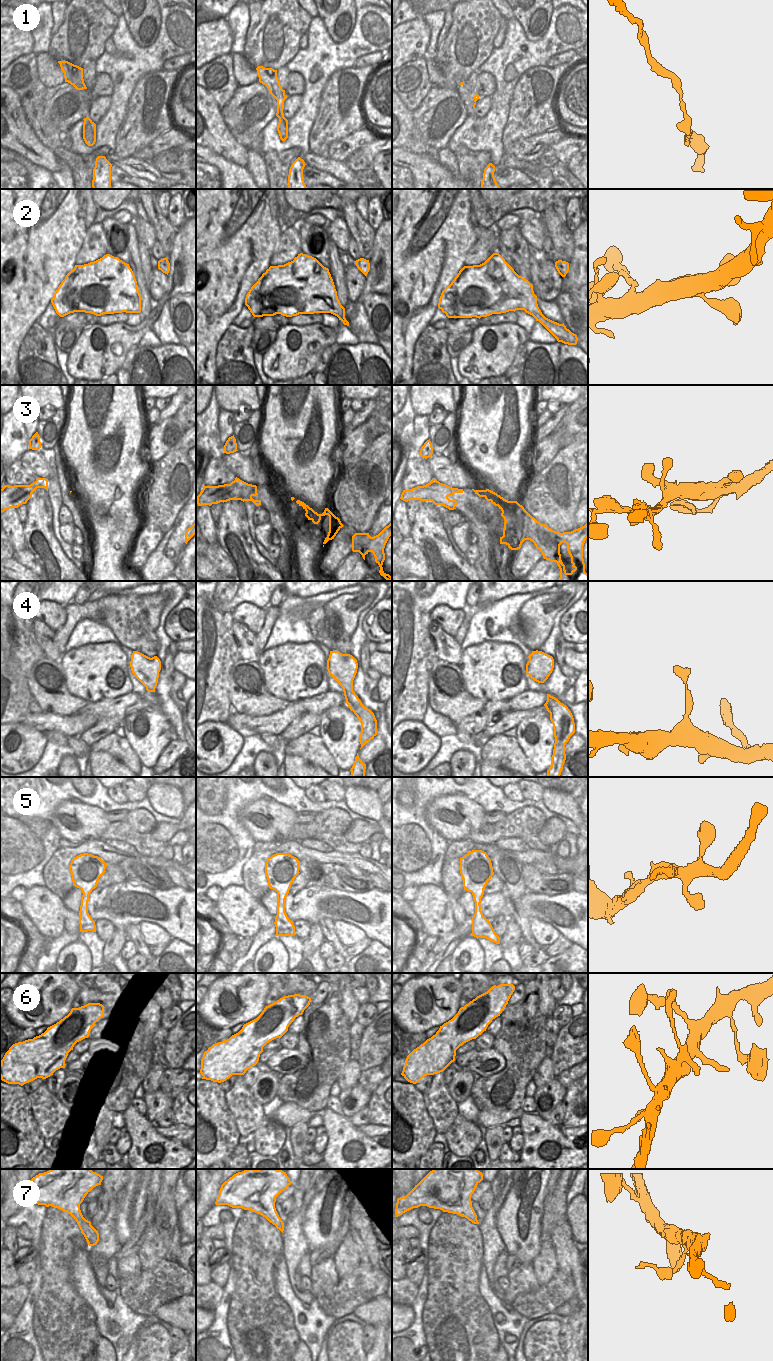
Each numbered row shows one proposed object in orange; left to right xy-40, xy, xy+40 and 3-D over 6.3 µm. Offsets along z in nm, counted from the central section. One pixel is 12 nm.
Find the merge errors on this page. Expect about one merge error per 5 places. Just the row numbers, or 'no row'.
no row.

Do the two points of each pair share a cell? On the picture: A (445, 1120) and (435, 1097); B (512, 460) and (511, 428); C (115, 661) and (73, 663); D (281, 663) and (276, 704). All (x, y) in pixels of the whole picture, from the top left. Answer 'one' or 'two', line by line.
A: one
B: one
C: one
D: two

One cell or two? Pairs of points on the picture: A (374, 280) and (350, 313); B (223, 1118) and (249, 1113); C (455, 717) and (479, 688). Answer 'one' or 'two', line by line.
A: one
B: two
C: two

